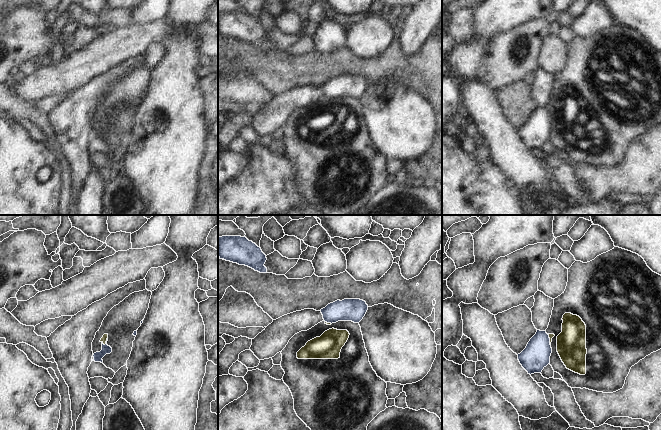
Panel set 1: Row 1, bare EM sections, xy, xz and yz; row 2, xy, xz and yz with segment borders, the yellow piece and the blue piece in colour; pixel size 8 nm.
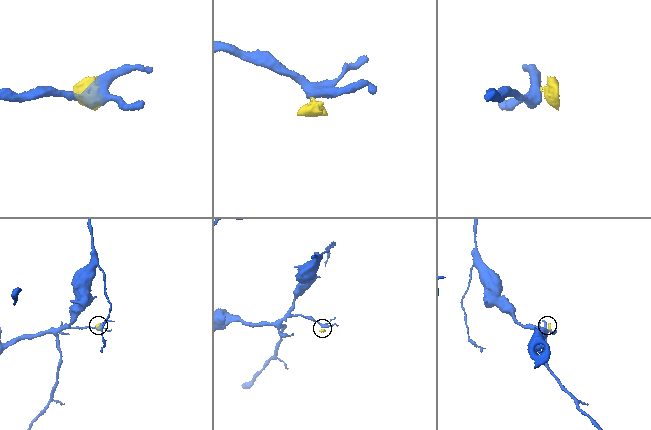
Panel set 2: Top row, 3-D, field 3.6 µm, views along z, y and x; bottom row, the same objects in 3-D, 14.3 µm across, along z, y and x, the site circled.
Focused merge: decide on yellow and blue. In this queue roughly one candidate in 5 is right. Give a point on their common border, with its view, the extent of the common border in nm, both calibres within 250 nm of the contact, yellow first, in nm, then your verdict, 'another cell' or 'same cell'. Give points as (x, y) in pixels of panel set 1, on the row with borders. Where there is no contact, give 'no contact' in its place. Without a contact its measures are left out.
meets yellow in yz at (550, 340); contact 100 nm long; 40 nm thick on the yellow side, 220 nm on the other; another cell

